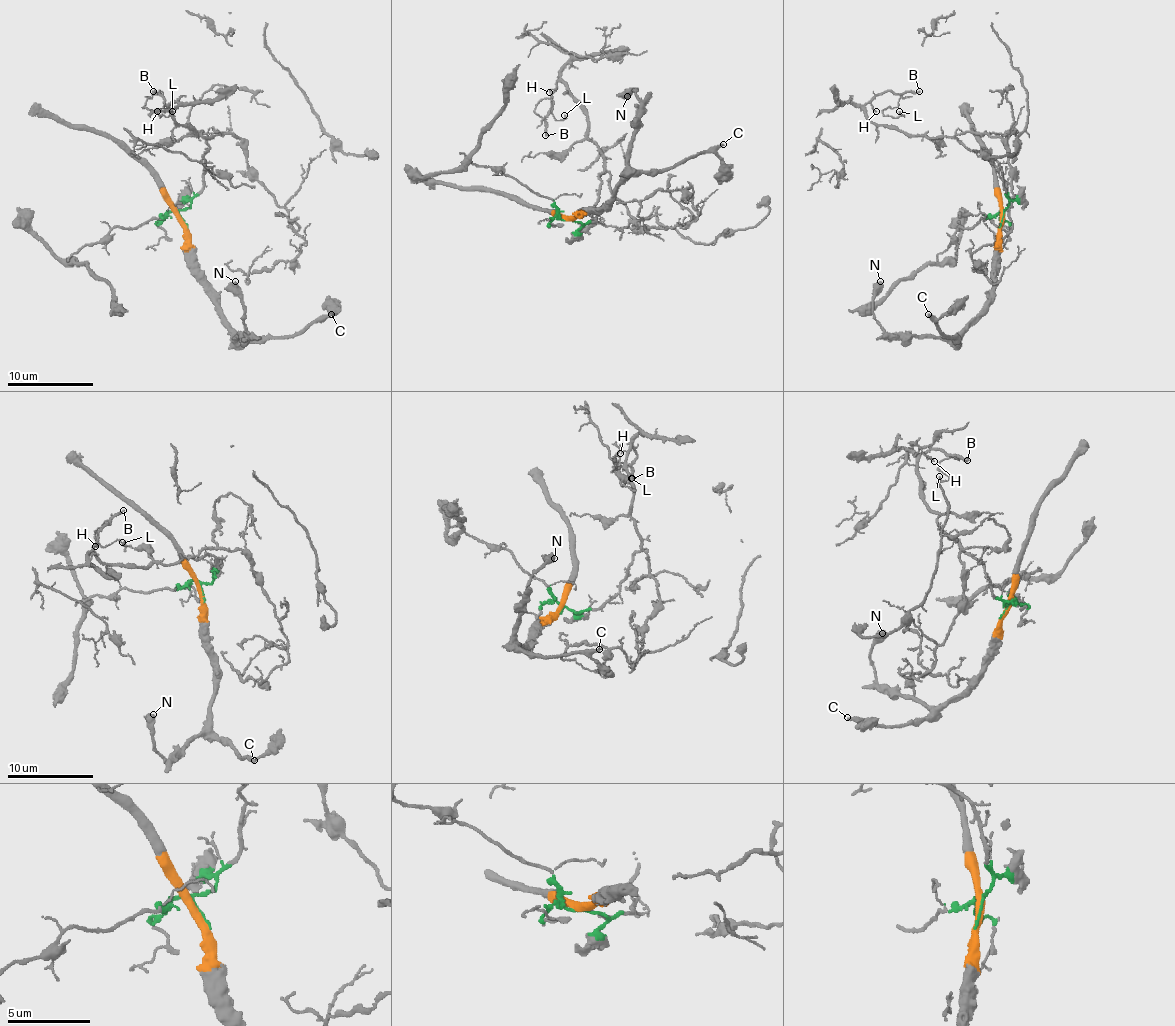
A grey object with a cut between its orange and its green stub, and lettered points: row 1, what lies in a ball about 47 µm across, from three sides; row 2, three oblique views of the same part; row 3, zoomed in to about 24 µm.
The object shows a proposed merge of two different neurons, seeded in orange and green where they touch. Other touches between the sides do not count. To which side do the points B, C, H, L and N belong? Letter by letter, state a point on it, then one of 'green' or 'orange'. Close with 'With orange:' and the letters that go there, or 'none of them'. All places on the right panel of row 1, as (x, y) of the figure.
B: at (919, 91); green
C: at (928, 314); orange
H: at (876, 111); green
L: at (899, 111); green
N: at (880, 281); orange
With orange: C, N

